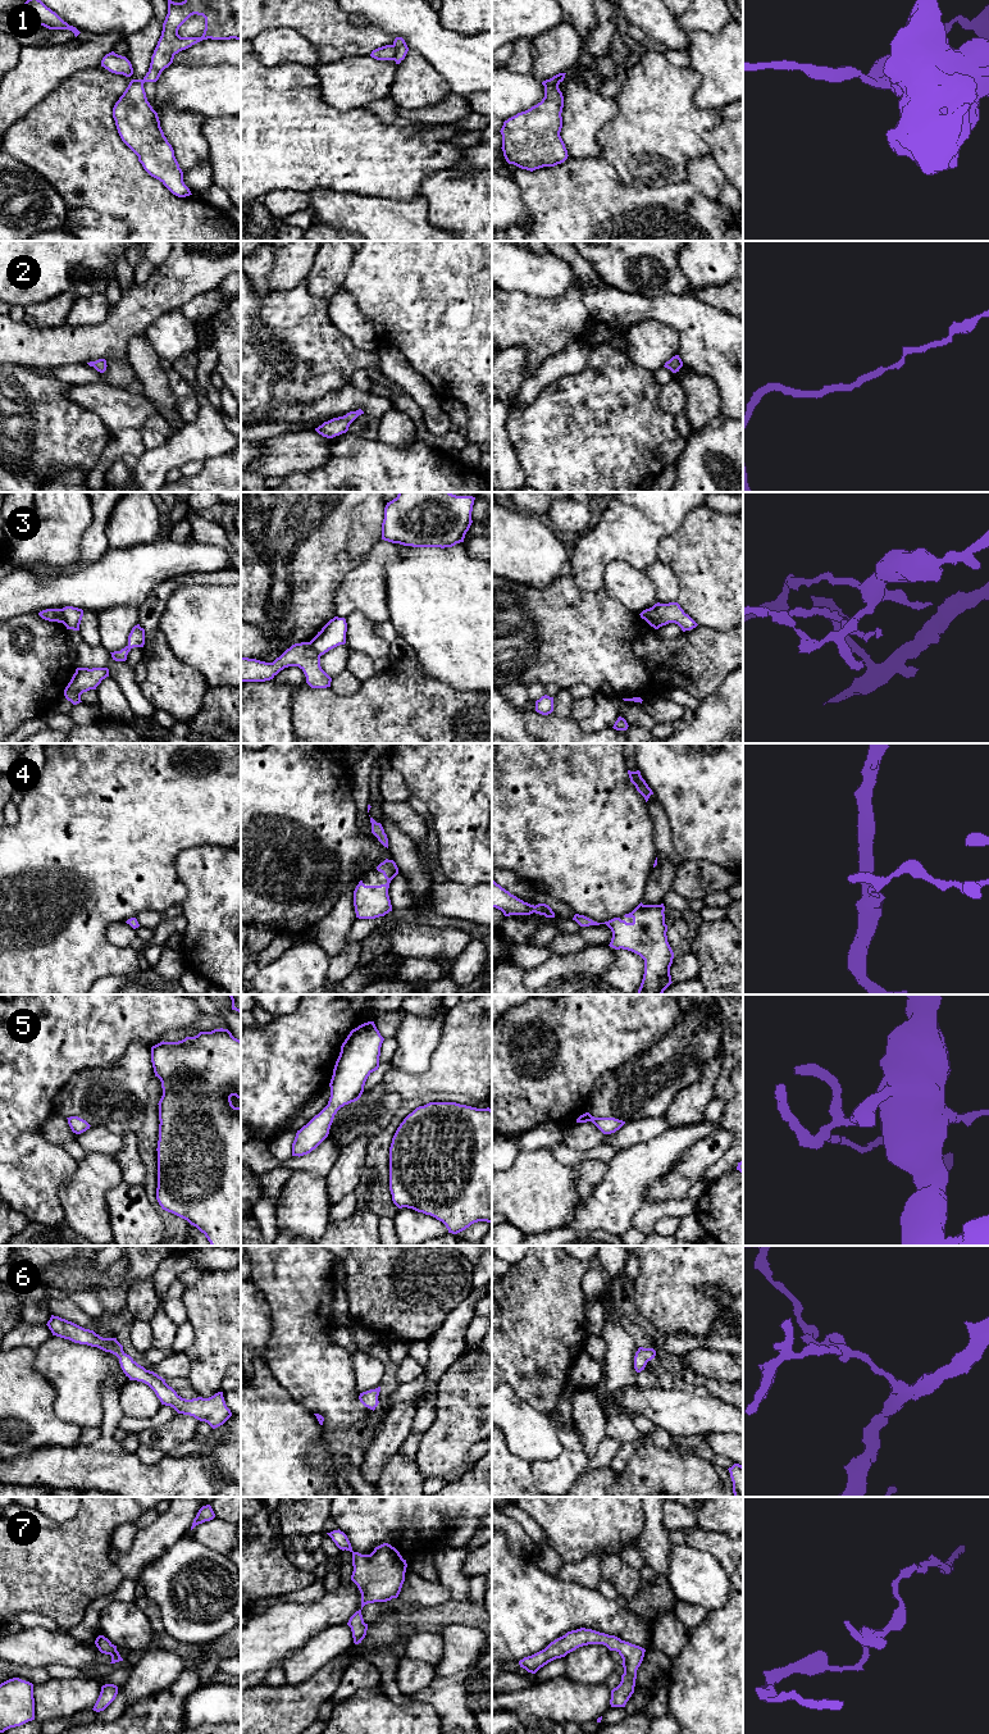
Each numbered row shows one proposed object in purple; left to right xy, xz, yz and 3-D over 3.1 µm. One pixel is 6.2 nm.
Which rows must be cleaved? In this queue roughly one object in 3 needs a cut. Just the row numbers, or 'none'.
1, 3

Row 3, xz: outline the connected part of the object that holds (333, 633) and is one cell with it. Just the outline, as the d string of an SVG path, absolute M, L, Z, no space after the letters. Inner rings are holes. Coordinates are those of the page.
M334 616L310 641L311 647L319 656L329 650L346 643L347 623L345 618Z

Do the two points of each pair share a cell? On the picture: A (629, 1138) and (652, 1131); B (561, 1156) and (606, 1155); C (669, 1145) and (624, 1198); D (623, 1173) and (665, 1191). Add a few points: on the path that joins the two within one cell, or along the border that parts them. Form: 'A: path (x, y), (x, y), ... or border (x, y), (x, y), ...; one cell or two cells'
A: path (634, 1133), (647, 1131); one cell
B: path (573, 1156), (595, 1155); one cell
C: path (656, 1157), (628, 1186); one cell
D: border (674, 1166), (648, 1187), (643, 1201); two cells

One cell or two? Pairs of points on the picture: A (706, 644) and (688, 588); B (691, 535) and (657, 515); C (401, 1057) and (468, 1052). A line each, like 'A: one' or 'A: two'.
A: two
B: two
C: two

